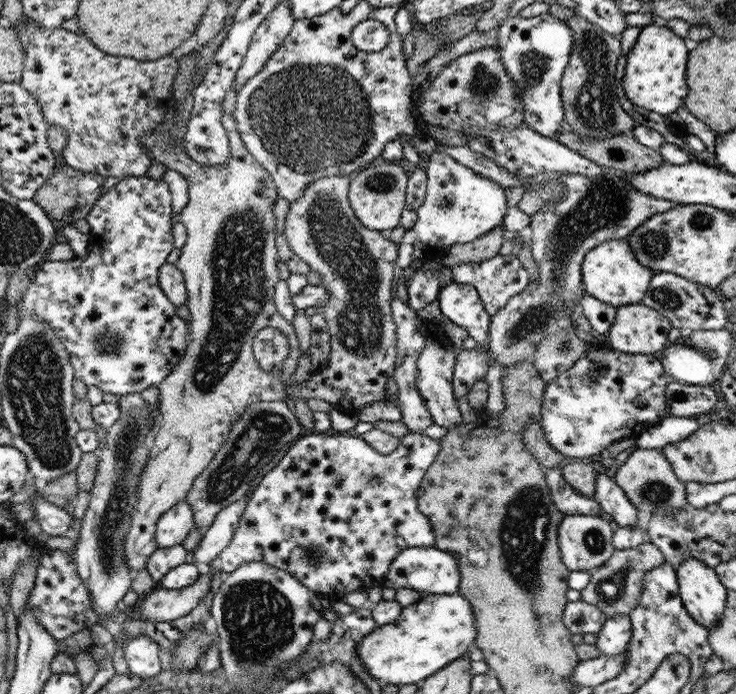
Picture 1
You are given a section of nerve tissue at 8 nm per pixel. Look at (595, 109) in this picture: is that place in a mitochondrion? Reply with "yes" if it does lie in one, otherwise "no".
yes

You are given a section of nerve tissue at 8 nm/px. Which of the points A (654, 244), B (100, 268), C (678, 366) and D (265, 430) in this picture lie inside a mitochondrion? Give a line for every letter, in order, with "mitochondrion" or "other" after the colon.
A: mitochondrion
B: other
C: other
D: mitochondrion

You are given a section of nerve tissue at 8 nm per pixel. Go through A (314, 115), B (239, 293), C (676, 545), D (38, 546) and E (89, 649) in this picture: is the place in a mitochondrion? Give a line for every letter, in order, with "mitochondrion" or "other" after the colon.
A: mitochondrion
B: mitochondrion
C: other
D: other
E: other

